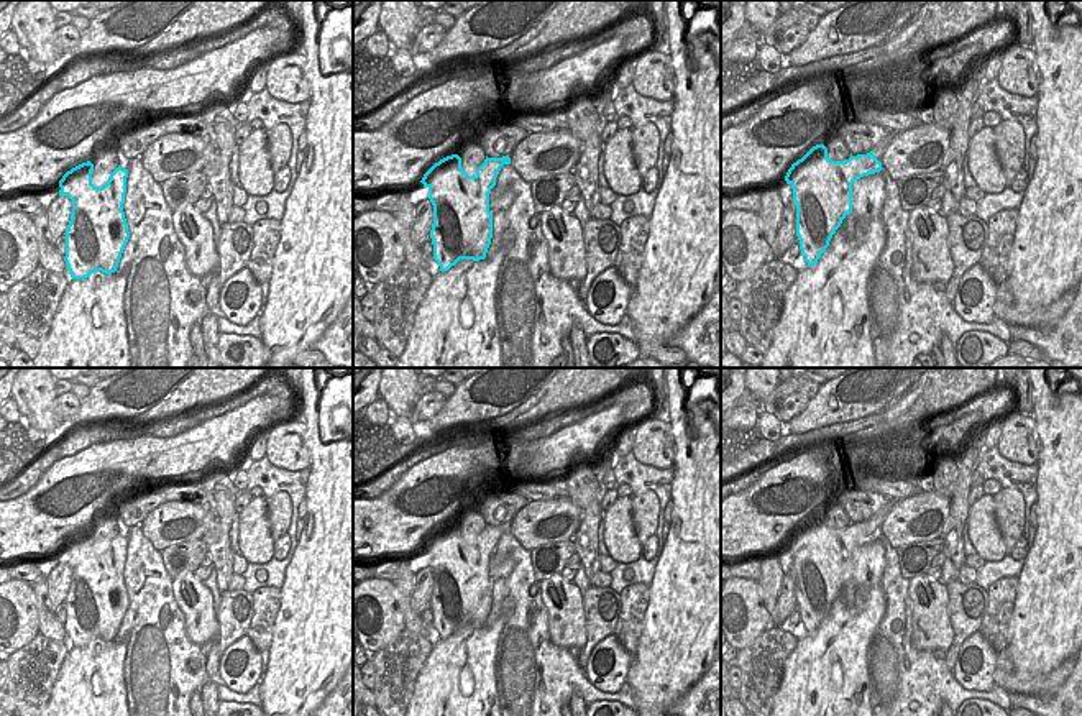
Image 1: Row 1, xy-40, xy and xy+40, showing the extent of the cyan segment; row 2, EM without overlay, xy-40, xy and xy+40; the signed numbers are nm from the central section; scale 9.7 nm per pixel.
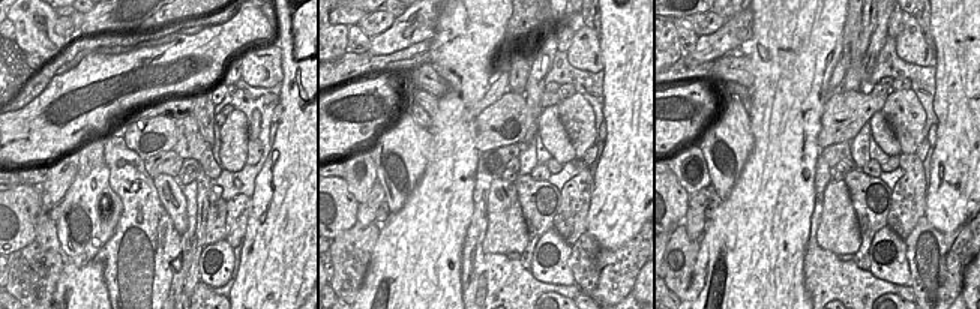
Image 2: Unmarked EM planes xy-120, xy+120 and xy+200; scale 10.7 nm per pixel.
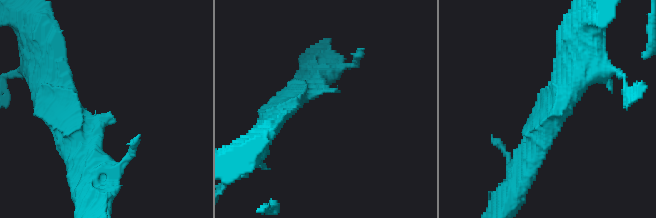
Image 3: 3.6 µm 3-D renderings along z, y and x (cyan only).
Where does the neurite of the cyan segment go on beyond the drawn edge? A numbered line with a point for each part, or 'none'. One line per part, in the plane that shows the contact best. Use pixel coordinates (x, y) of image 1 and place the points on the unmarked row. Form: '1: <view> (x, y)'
none

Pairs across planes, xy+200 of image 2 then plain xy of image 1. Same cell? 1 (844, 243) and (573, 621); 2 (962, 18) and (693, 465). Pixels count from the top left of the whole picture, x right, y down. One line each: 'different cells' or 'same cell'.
1: same cell
2: same cell

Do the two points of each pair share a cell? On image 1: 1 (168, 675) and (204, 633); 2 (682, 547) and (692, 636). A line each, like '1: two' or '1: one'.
1: two
2: one

